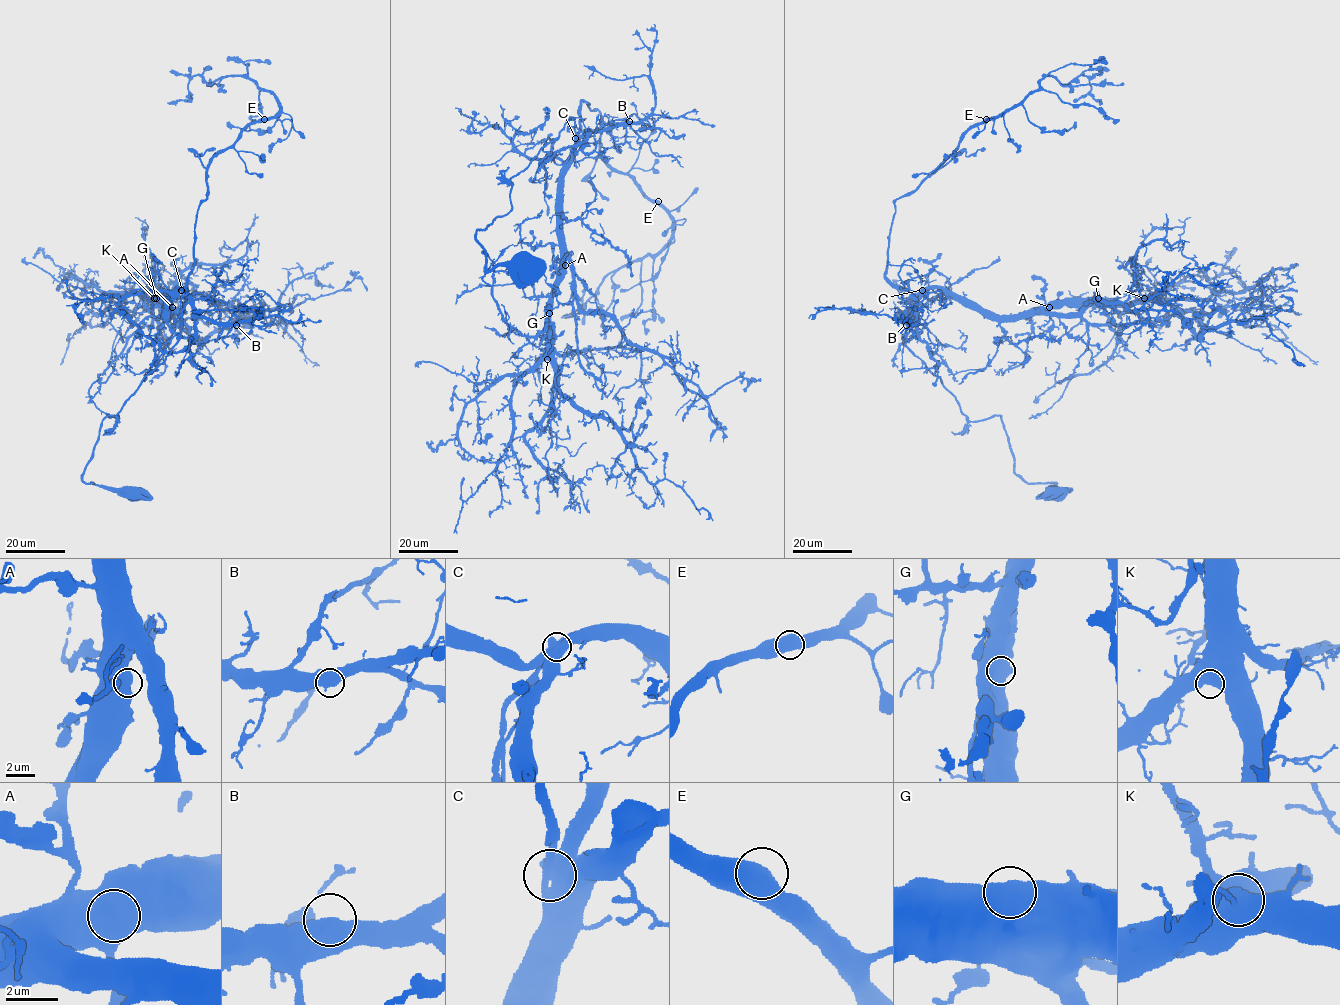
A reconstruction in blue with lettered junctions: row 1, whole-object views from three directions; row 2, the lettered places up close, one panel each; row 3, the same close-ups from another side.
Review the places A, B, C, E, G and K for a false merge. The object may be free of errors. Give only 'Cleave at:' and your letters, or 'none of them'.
Cleave at: none of them

